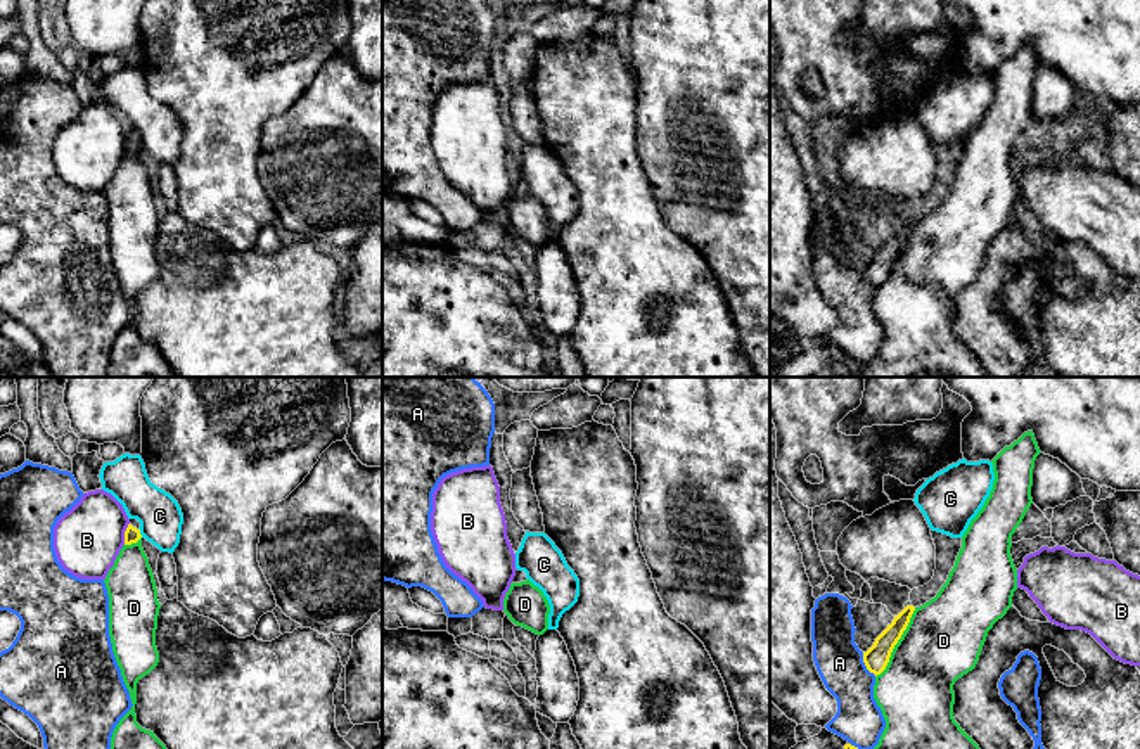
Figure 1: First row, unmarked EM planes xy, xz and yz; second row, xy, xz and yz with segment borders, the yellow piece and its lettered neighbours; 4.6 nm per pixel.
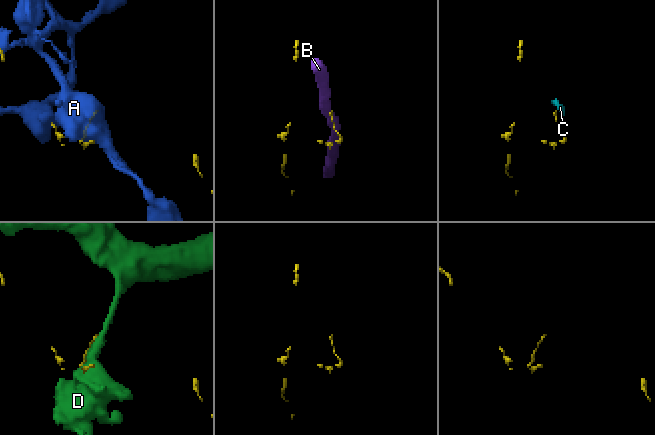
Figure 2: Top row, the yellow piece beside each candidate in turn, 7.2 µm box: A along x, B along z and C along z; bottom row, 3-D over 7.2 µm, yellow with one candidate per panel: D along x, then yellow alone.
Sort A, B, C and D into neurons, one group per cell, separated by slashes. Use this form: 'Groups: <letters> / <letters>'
Groups: A / B / C / D

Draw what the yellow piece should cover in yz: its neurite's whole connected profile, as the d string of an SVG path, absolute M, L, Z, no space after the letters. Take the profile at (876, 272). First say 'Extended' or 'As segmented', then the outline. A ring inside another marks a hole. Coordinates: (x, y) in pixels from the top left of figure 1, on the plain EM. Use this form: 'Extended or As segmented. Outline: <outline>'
As segmented. Outline: M906 218L898 228L894 228L893 235L875 251L874 258L863 265L863 275L870 285L875 289L881 287L891 270L891 265L903 244L906 242L910 230L915 220Z

